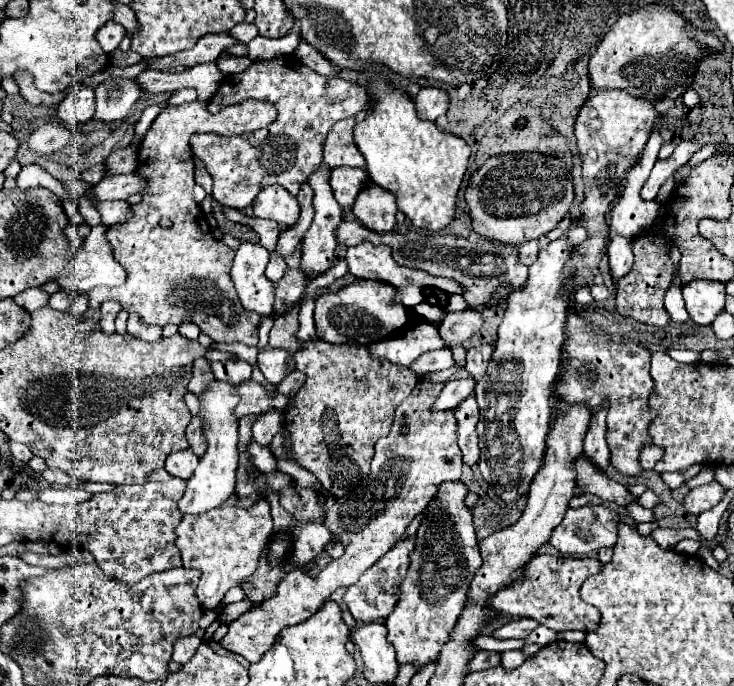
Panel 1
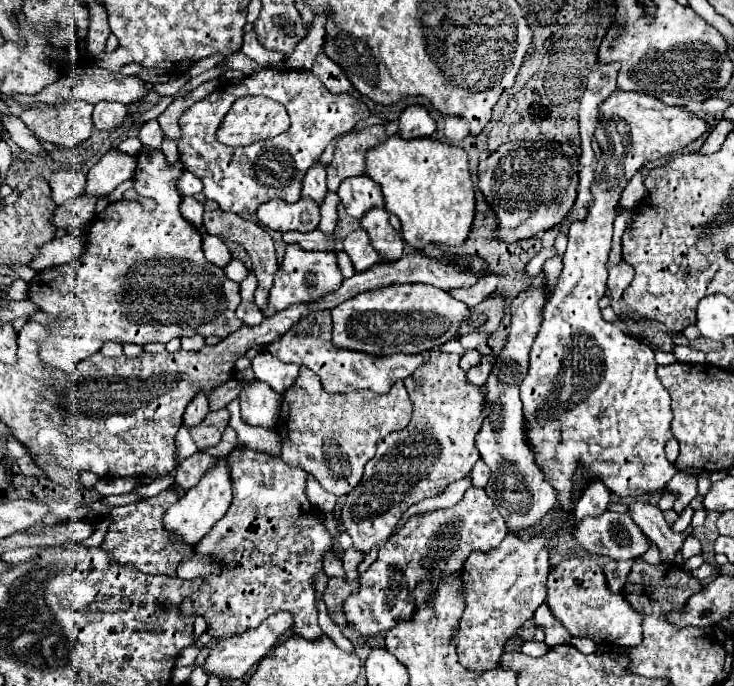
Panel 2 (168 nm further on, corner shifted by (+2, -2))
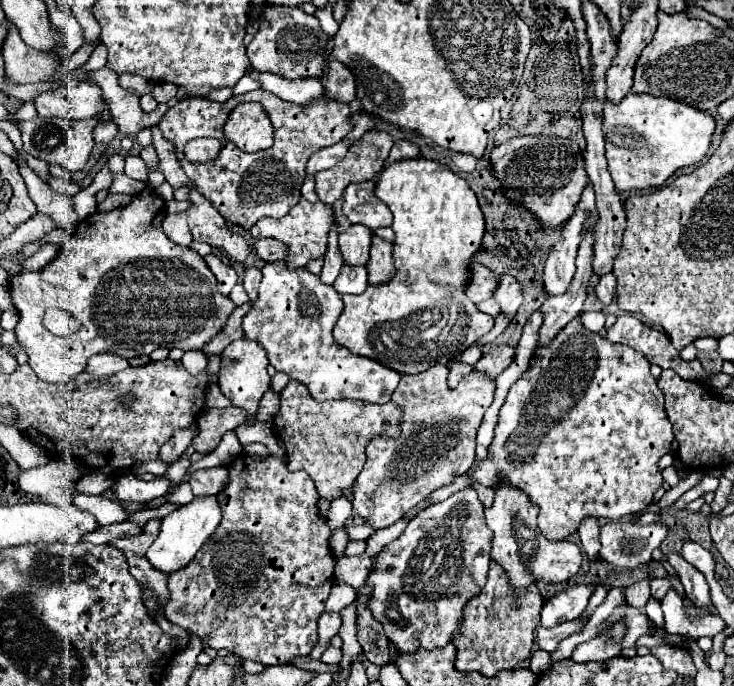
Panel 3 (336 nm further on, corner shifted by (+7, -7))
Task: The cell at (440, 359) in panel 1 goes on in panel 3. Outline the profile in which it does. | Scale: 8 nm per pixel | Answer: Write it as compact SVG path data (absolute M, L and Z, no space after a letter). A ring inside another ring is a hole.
M285 261L265 263L265 267L261 271L263 271L263 279L259 285L259 299L253 303L253 309L243 319L243 331L245 331L247 339L257 341L267 351L269 363L277 371L285 371L291 379L305 383L315 401L349 397L349 399L361 399L367 403L387 403L391 399L395 387L399 385L401 373L393 371L377 361L357 357L333 339L331 331L343 309L343 299L335 291L335 287L323 283L321 277L307 271L307 267L291 269L291 267L287 267Z

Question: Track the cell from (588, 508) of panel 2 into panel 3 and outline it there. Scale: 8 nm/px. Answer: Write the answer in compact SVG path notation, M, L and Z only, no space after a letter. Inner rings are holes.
M585 517L577 529L581 545L589 559L599 559L599 519L597 517Z

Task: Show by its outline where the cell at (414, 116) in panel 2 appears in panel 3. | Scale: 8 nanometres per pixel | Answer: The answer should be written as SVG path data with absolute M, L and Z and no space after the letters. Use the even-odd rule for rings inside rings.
M399 139L395 141L391 153L389 153L389 159L387 163L391 161L401 161L401 159L413 159L413 157L419 157L419 147L411 141L405 141L405 139Z

